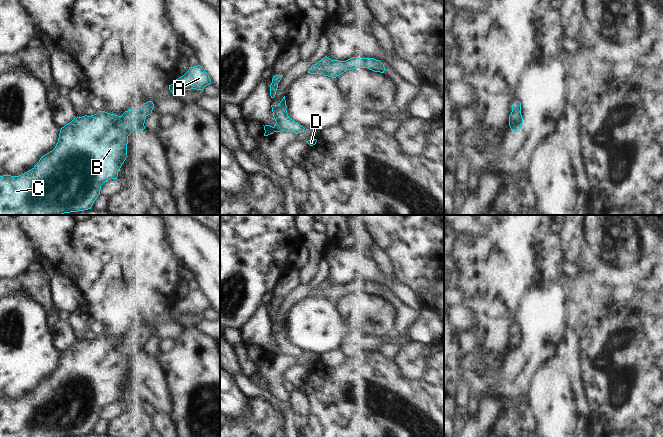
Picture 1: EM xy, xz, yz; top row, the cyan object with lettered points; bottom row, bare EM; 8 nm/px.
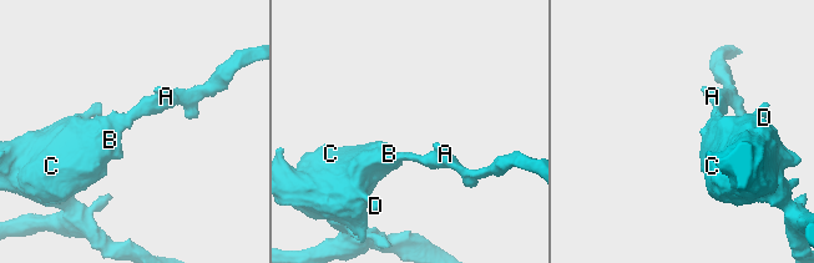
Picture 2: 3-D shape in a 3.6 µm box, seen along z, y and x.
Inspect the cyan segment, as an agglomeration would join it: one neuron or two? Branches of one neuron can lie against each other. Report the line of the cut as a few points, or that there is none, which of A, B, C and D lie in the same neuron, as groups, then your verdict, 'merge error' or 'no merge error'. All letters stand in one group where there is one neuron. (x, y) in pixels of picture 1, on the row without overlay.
cut none; groups A B C D; no merge error

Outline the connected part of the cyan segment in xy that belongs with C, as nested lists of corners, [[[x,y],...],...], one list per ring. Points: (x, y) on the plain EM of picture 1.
[[[148,325],[139,335],[128,334],[121,340],[98,335],[91,340],[75,341],[61,352],[55,372],[43,379],[31,394],[19,400],[0,400],[0,437],[70,437],[91,433],[100,419],[101,410],[108,404],[117,403],[128,381],[128,360],[135,354],[145,353],[145,343],[153,332],[153,326]]]

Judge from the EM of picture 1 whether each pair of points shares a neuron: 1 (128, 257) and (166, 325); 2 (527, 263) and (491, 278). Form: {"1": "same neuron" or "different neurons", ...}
{"1": "same neuron", "2": "same neuron"}

